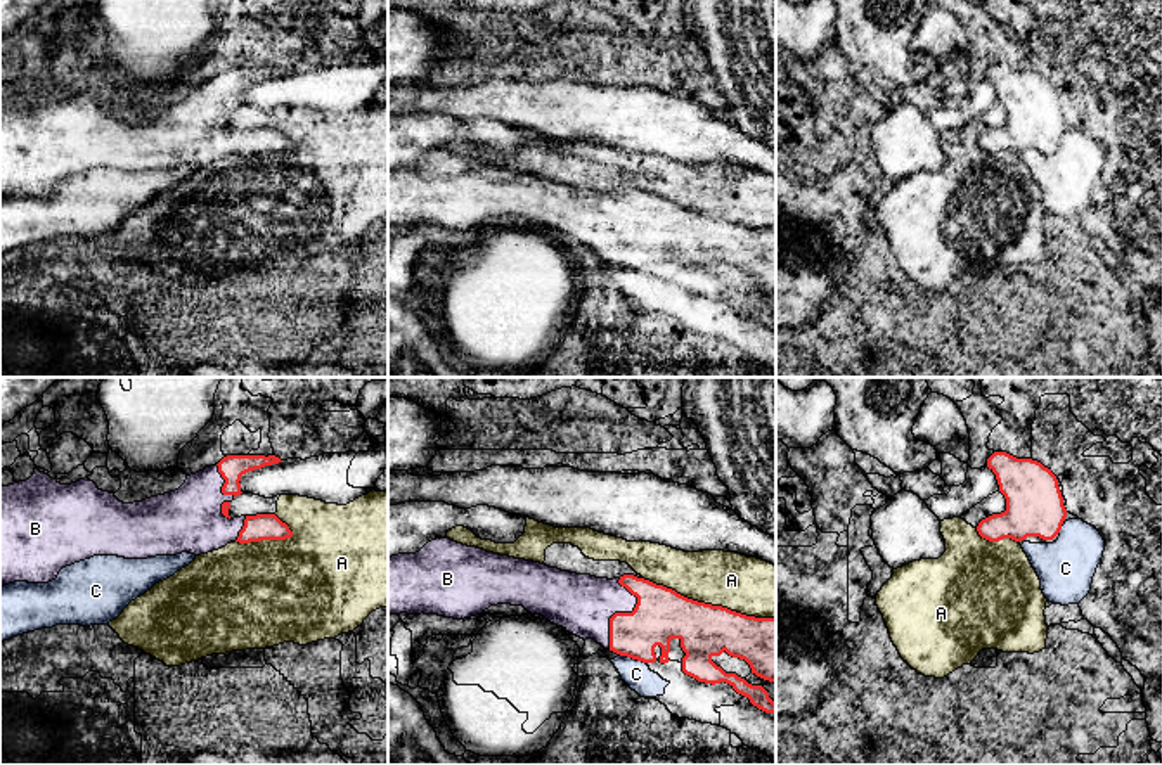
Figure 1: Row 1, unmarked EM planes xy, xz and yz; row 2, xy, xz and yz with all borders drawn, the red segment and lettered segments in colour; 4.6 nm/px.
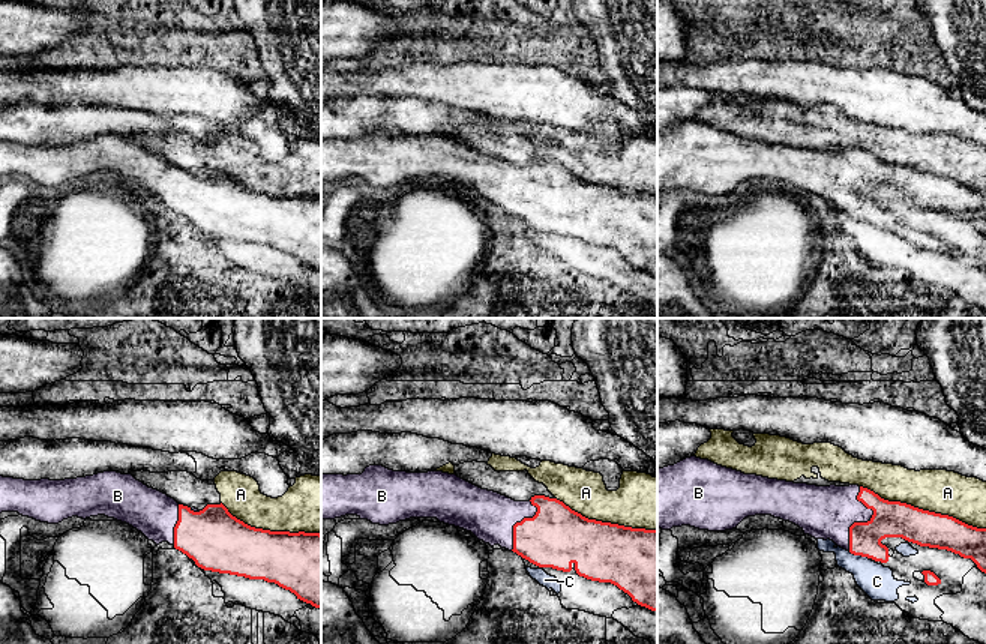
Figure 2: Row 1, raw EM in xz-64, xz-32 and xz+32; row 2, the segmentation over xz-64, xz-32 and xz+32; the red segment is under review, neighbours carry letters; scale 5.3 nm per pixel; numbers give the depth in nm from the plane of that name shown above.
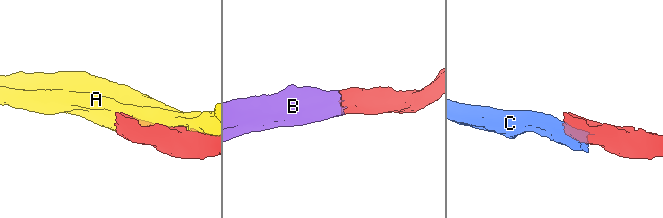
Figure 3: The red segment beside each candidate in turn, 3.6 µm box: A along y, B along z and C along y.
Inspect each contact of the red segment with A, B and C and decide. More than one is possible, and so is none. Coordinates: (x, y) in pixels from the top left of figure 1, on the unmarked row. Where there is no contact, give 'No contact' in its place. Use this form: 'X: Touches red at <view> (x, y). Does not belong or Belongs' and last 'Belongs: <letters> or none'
A: Touches red at xz (709, 217). Does not belong
B: Touches red at xz (622, 225). Belongs
C: Touches red at xz (632, 270). Does not belong
Belongs: B

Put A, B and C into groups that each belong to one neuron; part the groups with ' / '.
A / B / C

